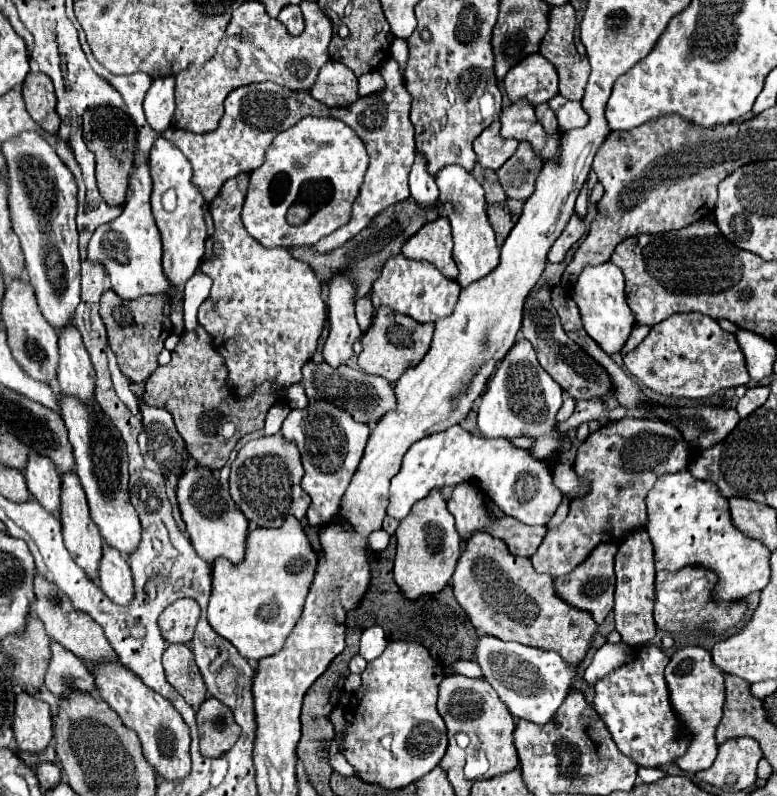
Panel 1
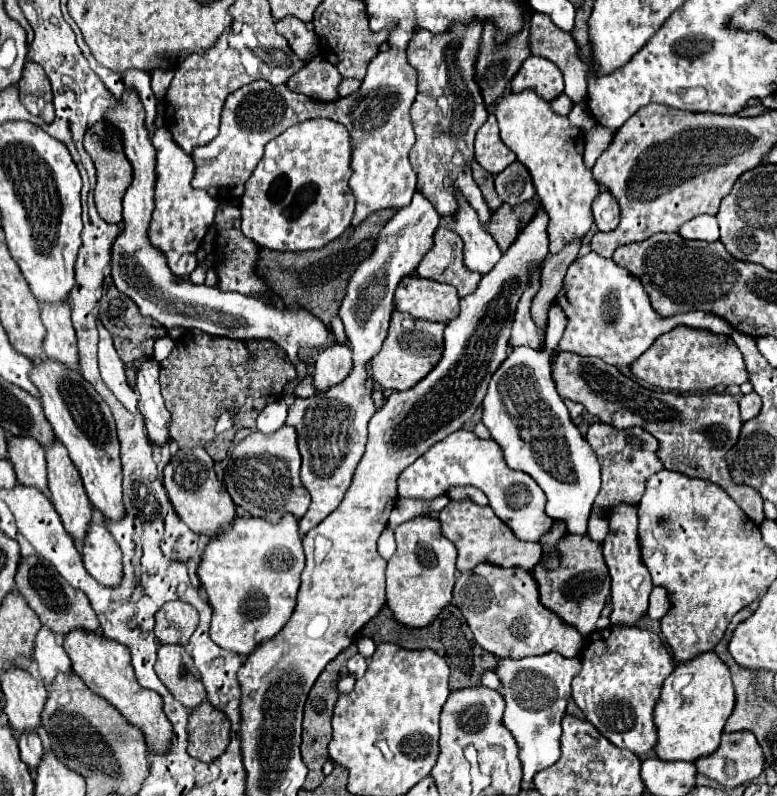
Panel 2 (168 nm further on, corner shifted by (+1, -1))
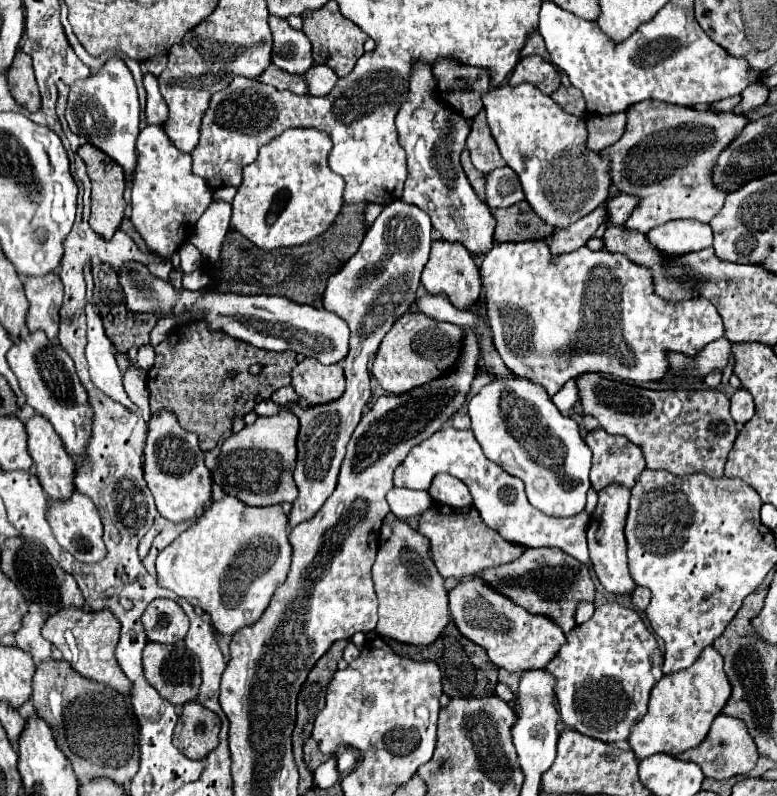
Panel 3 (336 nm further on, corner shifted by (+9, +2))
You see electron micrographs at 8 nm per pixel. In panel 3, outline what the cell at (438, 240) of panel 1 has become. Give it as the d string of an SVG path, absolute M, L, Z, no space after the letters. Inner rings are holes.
M435 240L431 244L431 256L429 262L423 268L421 284L425 286L427 292L443 292L447 294L449 302L455 308L469 308L479 296L481 296L481 278L479 278L479 268L473 262L471 254L467 248L459 242L447 242L447 240Z

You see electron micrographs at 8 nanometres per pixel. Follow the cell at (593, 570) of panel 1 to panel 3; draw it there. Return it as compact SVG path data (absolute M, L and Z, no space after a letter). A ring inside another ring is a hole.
M527 548L519 560L487 568L477 576L481 576L487 584L491 584L497 592L509 596L515 604L519 604L527 612L549 616L553 622L559 624L559 628L565 634L571 632L571 628L575 628L577 606L581 602L595 600L595 588L589 568L583 562L567 556L559 548Z

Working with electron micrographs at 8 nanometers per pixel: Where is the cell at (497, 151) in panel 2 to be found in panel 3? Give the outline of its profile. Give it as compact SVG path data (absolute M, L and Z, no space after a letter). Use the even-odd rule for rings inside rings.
M483 110L471 120L471 134L467 138L467 148L471 152L473 166L477 170L481 170L483 174L489 174L495 168L505 166L505 160L497 150L495 138L491 136L491 130L489 130Z

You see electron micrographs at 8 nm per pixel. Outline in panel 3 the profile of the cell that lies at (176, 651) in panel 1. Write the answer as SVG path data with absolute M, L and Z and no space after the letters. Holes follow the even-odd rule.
M149 642L143 650L143 670L147 682L171 704L183 706L185 702L191 702L197 698L201 674L199 674L199 662L197 656L187 650L181 644L161 644L161 642Z

